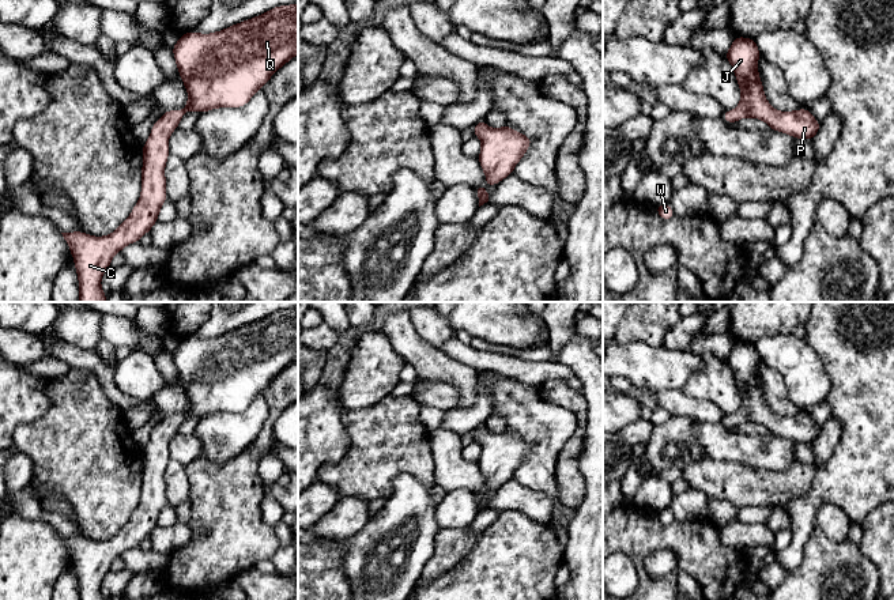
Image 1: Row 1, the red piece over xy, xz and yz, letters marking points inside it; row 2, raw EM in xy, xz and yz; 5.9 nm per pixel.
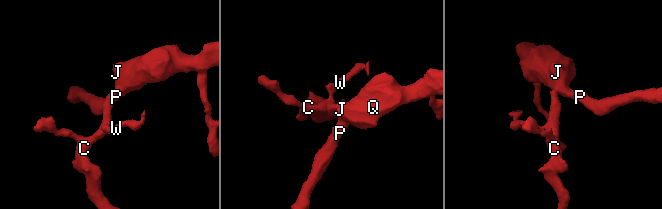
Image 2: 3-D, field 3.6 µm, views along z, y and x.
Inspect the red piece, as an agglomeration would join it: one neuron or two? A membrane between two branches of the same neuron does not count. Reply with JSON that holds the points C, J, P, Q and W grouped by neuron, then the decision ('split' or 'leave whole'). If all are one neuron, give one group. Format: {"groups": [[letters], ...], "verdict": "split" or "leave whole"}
{"groups": [["C", "J", "P", "Q", "W"]], "verdict": "leave whole"}

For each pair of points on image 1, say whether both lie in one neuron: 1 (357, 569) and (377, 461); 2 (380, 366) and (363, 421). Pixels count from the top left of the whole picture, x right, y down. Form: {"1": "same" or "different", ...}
{"1": "different", "2": "different"}

